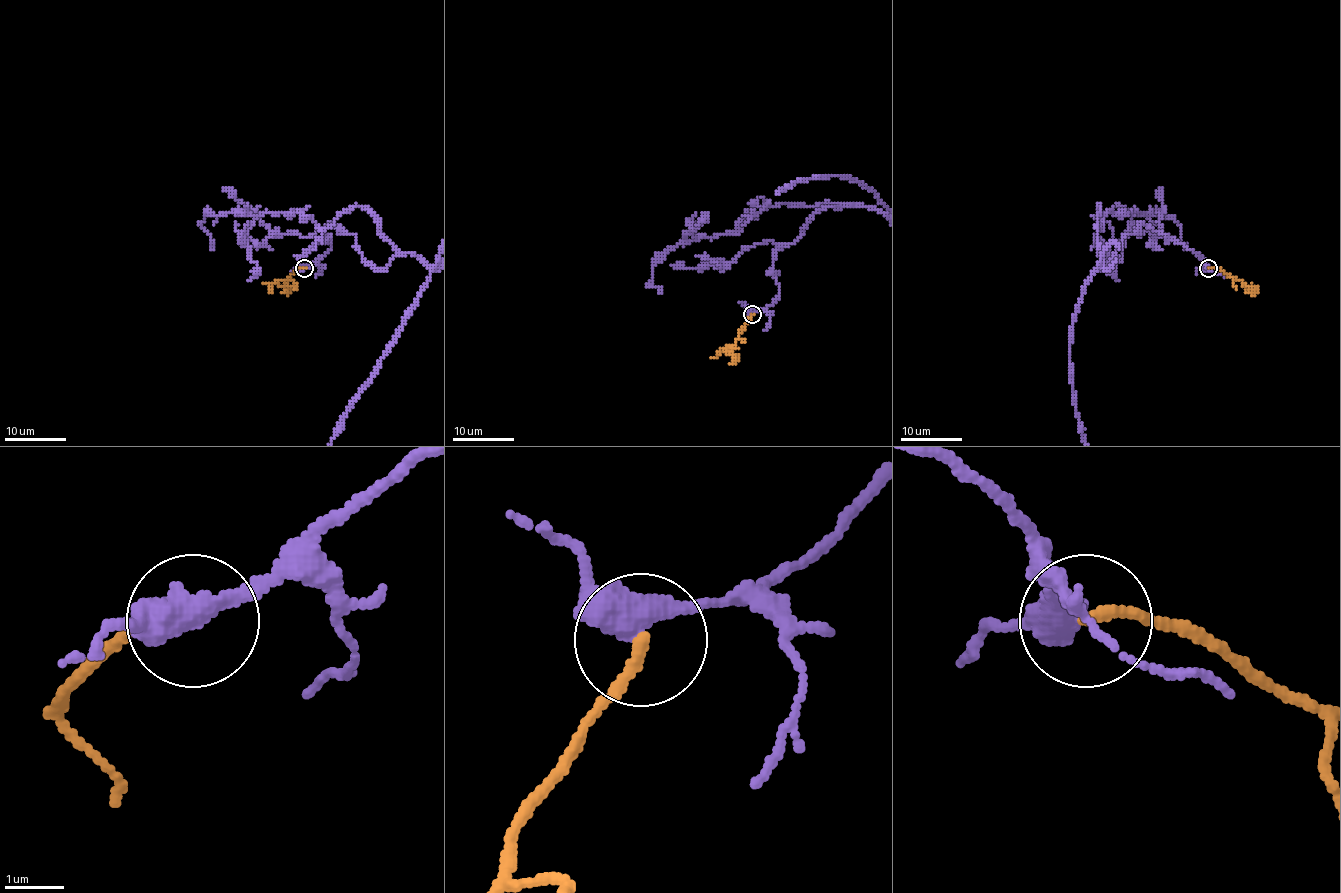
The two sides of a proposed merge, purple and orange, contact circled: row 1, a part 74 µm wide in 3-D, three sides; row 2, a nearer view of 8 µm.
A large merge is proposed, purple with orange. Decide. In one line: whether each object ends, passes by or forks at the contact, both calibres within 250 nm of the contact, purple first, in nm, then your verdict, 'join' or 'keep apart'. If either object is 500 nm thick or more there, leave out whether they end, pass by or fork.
purple passes by; orange ends there; 460 nm thick on the purple side, 180 nm on the other; keep apart

